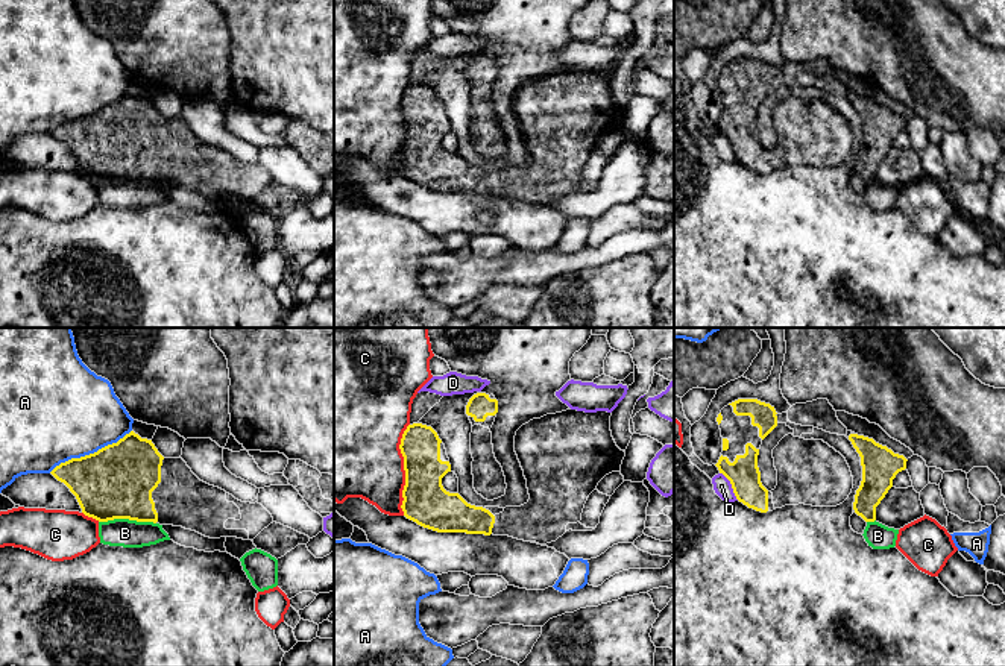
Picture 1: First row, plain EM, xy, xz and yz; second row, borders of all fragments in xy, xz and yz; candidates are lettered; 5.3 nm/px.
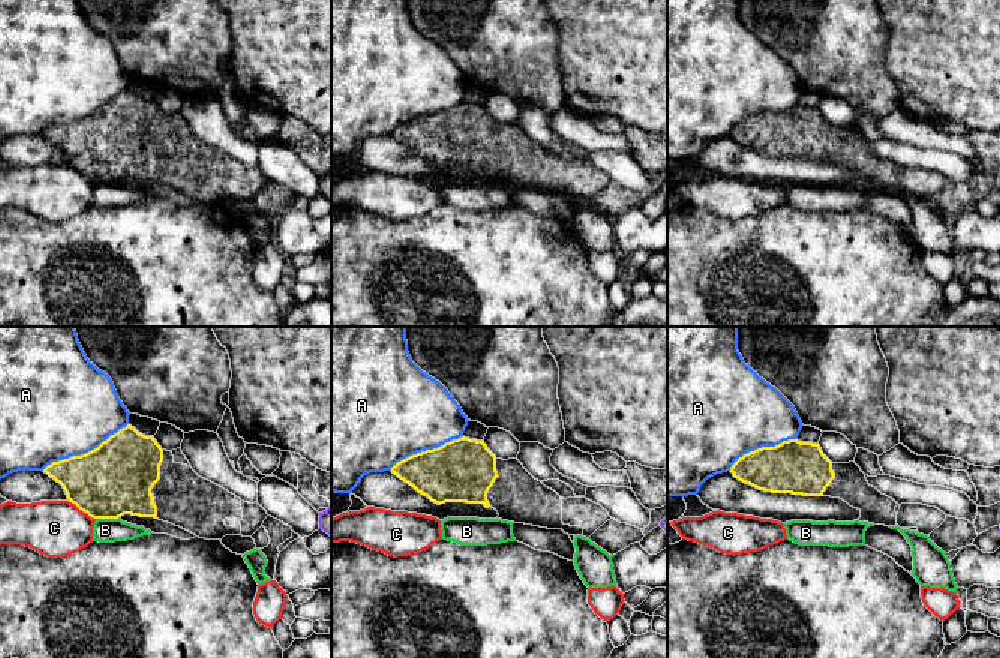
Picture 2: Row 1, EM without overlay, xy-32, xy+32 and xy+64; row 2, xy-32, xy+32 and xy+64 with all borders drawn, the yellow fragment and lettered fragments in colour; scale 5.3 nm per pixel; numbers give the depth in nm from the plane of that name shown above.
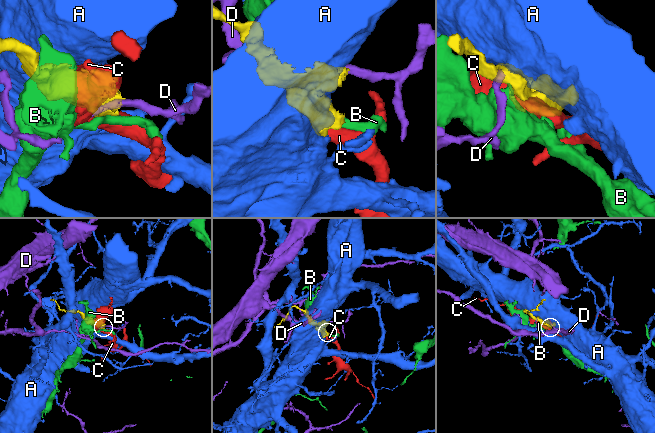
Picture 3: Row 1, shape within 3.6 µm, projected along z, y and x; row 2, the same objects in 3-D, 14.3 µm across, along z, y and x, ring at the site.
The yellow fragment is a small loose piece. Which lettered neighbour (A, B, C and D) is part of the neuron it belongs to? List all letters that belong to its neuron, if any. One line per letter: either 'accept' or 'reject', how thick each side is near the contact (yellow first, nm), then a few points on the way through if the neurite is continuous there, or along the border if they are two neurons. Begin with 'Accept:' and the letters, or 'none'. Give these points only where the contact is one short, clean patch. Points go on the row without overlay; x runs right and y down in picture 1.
Accept: none
A: reject; 380 nm thick on the yellow side, 480 nm on the other
B: reject; 380 nm thick on the yellow side, 150 nm on the other; border along xy (99, 181), (135, 179), (155, 184)
C: reject; 240 nm thick on the yellow side, 440 nm on the other
D: reject; 170 nm thick on the yellow side, 90 nm on the other; border along yz (720, 132), (729, 141), (738, 160)

